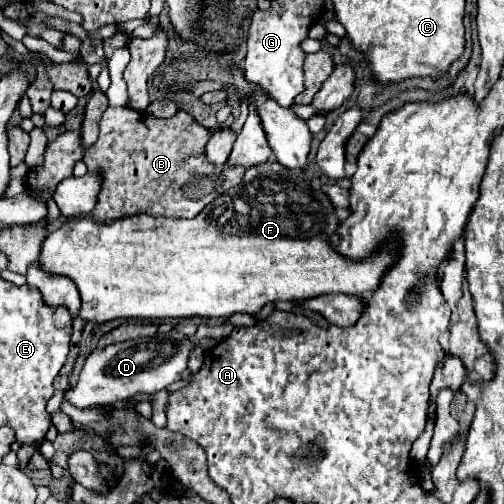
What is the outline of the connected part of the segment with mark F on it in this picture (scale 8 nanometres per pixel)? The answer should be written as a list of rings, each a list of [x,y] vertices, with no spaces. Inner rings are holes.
[[[267,161],[265,165],[259,167],[249,167],[243,175],[241,185],[225,191],[221,197],[217,197],[215,201],[211,201],[195,219],[165,219],[165,217],[151,217],[151,215],[133,215],[133,217],[123,217],[117,219],[113,223],[97,223],[93,219],[71,219],[67,221],[63,227],[59,227],[57,231],[49,233],[47,239],[43,241],[41,247],[41,255],[39,255],[39,269],[43,269],[49,275],[61,275],[61,277],[69,277],[81,295],[81,309],[79,309],[79,317],[85,321],[93,321],[93,323],[105,323],[117,317],[139,317],[139,319],[177,319],[177,317],[229,317],[233,313],[259,313],[261,307],[265,303],[275,303],[275,301],[305,301],[309,297],[317,297],[317,295],[325,295],[325,293],[345,293],[345,295],[355,295],[355,297],[369,297],[383,273],[393,265],[395,259],[395,245],[387,243],[377,255],[363,259],[363,261],[351,261],[341,257],[331,245],[329,245],[329,237],[337,231],[339,219],[335,217],[333,205],[331,201],[321,193],[321,191],[313,191],[311,185],[305,181],[303,175],[285,169],[283,165],[279,165],[277,161]],[[291,223],[301,223],[305,227],[305,237],[291,237]]]

